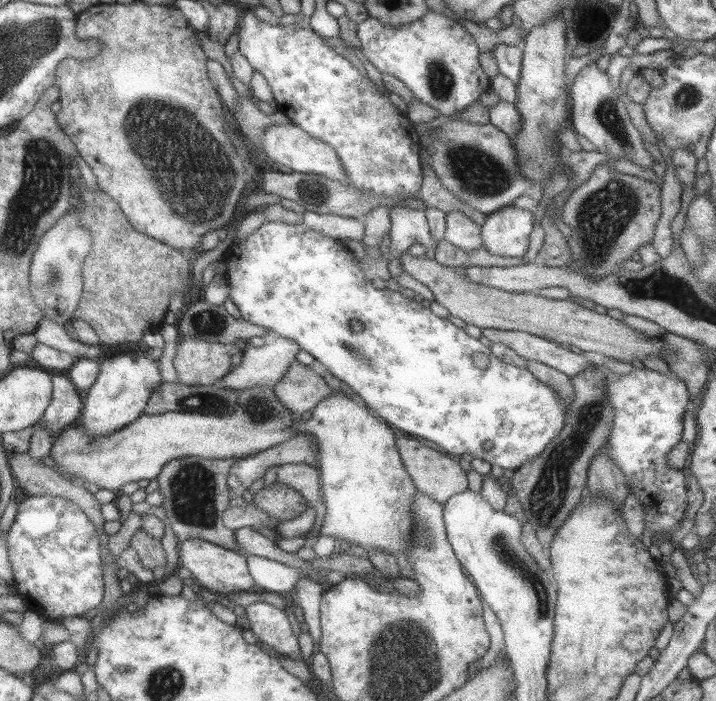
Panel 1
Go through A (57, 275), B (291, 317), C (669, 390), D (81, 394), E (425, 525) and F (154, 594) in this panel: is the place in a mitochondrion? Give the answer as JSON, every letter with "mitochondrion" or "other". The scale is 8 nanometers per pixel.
{"A":"mitochondrion","B":"other","C":"other","D":"other","E":"mitochondrion","F":"other"}

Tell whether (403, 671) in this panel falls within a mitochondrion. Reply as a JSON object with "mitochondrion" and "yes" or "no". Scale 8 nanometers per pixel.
{"mitochondrion":"yes"}

